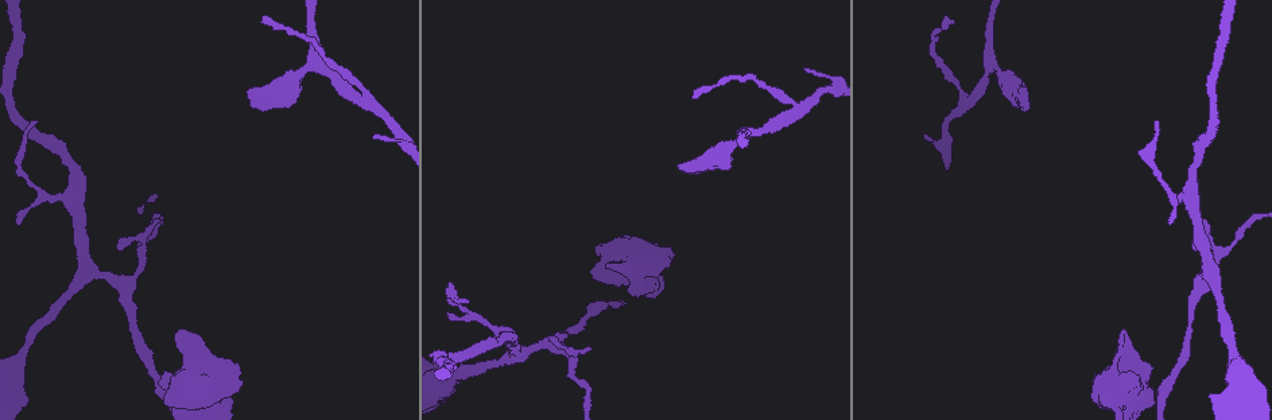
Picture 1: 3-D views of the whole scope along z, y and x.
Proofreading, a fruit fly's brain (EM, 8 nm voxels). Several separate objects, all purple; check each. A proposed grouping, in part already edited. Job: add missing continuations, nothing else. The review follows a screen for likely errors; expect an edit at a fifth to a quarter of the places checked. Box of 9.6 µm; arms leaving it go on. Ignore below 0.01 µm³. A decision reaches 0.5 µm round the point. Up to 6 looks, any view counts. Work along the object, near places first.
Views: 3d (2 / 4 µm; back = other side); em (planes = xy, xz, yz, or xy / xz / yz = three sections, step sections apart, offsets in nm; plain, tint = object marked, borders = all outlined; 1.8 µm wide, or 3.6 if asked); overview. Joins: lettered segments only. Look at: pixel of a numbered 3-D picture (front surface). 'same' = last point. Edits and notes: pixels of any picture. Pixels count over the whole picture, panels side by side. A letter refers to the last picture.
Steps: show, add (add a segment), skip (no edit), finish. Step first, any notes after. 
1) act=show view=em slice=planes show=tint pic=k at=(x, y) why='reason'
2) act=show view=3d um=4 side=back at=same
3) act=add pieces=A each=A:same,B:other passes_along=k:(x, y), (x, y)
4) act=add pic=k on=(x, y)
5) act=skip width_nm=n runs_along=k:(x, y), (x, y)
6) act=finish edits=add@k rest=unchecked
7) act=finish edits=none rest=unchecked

act=show view=em slice=planes show=borders pic=1 at=(805, 67) why='free end'

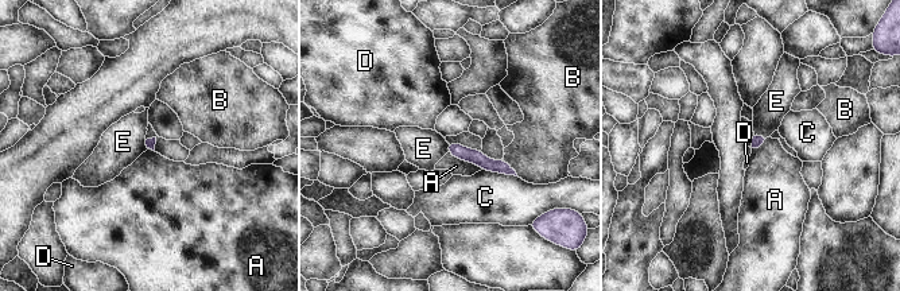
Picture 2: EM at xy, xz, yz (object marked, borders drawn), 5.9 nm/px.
act=skip longest_contact=A:240nm each=A:other,B:other,C:other,D:other,E:other found='none of them fits'

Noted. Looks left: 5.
act=show view=3d um=2 pic=1 at=(176, 337) why='branch stops here'

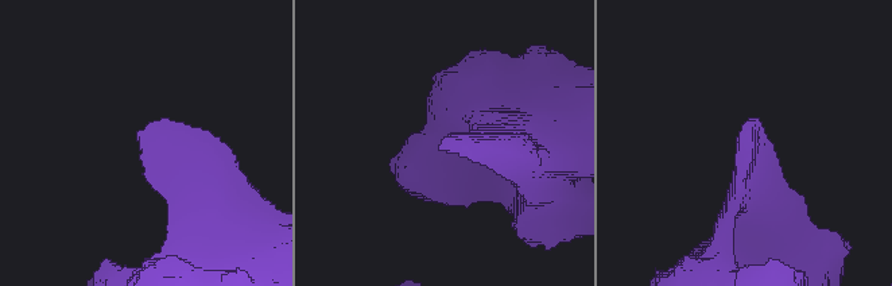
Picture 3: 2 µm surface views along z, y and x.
act=show view=em slice=xz step=16 show=tint pic=3 at=(745, 138) why='need the tissue'

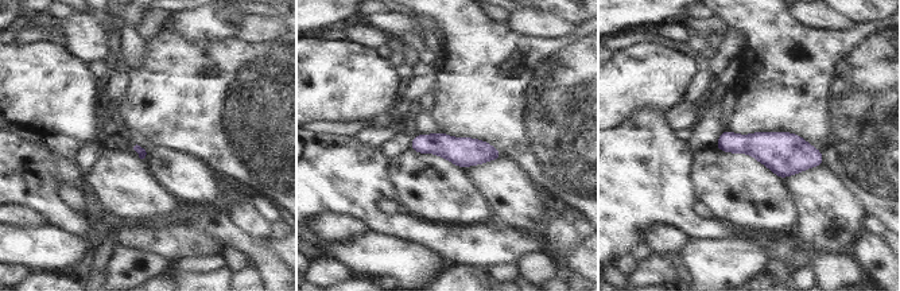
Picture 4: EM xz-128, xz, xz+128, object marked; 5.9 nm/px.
act=show view=em slice=planes show=borders at=same

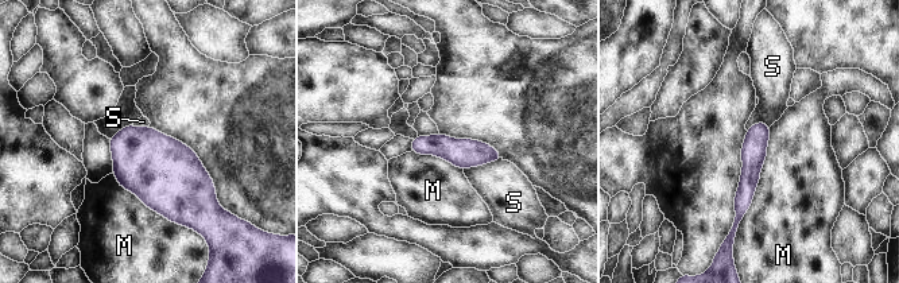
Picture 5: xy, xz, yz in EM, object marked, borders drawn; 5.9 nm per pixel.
act=skip longest_contact=M:700nm each=M:other,S:other border=5:(502, 158), (462, 169) found='no lettered segment goes on from it'

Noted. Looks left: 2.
act=show view=3d um=2 pic=1 at=(590, 348) why='free end'

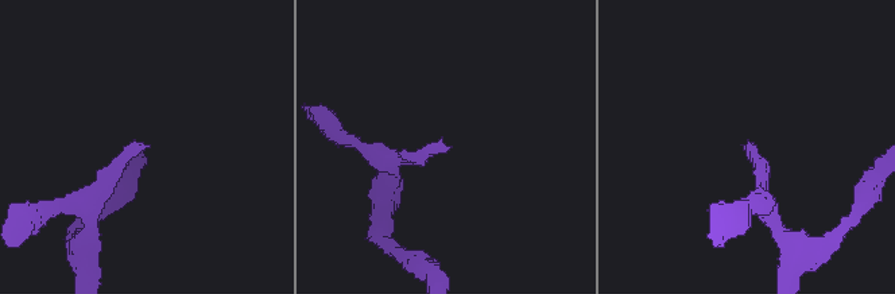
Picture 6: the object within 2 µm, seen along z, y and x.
act=show view=em slice=planes show=borders pic=6 at=(755, 146)

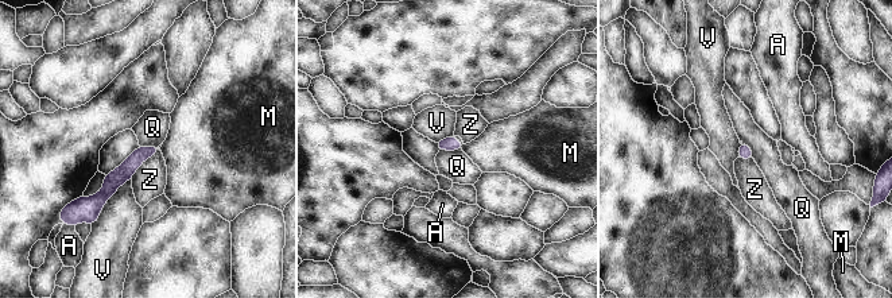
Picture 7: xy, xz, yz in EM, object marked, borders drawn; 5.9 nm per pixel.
act=skip width_nm=80 longest_contact=V:380nm each=A:other,M:other,Q:other,V:other,Z:other found='none of them fits'

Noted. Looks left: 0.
act=finish edits=none rest=unchecked

